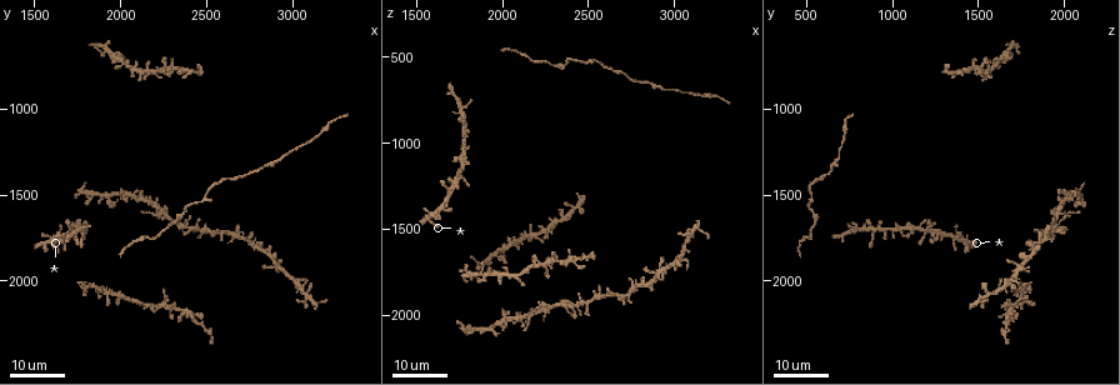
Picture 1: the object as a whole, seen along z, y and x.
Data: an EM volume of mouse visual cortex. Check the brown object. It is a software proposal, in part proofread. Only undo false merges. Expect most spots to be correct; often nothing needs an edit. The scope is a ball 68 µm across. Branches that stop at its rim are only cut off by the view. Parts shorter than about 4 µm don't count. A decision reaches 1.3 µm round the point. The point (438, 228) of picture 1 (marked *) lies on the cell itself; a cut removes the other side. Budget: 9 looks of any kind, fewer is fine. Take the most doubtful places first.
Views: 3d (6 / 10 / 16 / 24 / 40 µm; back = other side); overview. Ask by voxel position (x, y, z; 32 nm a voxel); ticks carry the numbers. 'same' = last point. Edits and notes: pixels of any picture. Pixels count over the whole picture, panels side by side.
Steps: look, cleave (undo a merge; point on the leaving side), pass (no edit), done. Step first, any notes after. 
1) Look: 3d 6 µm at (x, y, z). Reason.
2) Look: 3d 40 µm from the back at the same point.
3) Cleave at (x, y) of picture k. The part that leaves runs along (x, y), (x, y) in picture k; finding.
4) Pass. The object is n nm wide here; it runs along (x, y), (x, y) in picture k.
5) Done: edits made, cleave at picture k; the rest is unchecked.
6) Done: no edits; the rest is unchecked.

Look: 3d 16 µm at (2220, 1600, 1940).

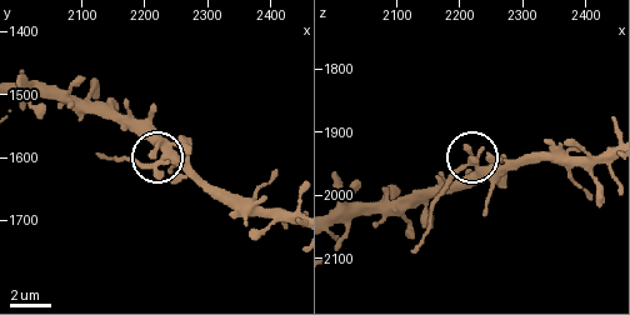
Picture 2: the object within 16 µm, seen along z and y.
Look: 3d 6 µm at the same point. Closer look.

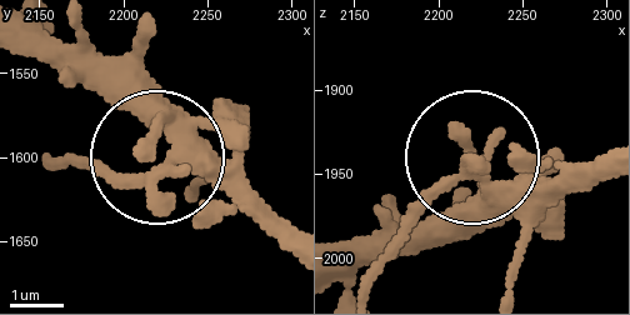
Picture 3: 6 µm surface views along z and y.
Cleave at (100, 168) of picture 3. The side arm is 6 µm long; a second cell is stuck on.

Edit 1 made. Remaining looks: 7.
Look: 3d 24 µm at (2260, 2120, 1720). Four or more arms meet.

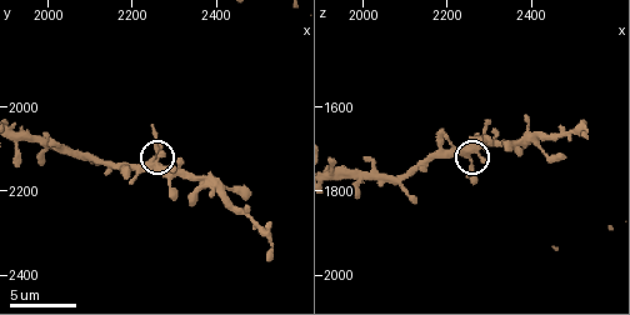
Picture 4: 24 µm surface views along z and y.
Look: 3d 6 µm at the same point.

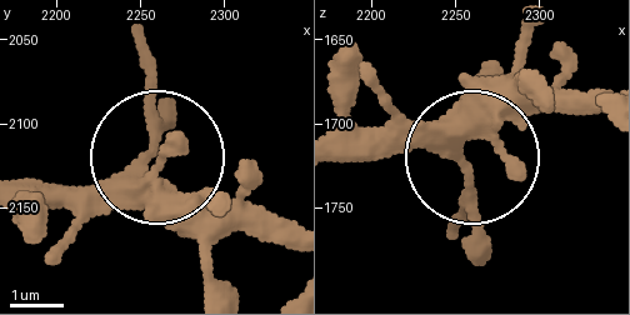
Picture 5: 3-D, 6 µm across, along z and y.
Pass. 5 arms meet here; continuous, no second cell.

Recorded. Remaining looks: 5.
Look: 3d 16 µm at (2480, 1500, 540). Side arm on a straight run.

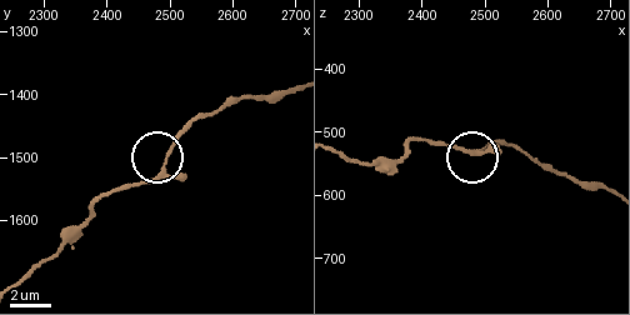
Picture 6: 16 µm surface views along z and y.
Look: 3d 10 µm at (2495, 1505, 530).

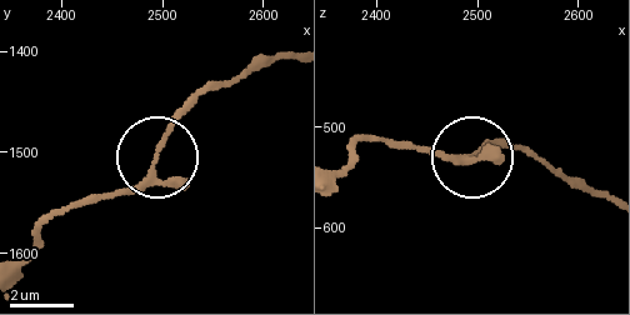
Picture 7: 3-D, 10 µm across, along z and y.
Pass. The object is 180 nm wide here; it runs along (336, 170), (368, 141), (456, 158), (526, 149) in picture 7; continuous, no second cell.

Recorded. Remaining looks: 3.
Look: 3d 24 µm at (1780, 1700, 820). Sudden change in width.

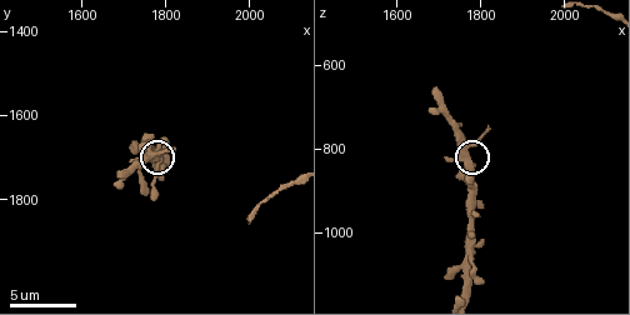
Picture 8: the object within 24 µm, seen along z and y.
Look: 3d 10 µm at the same point.

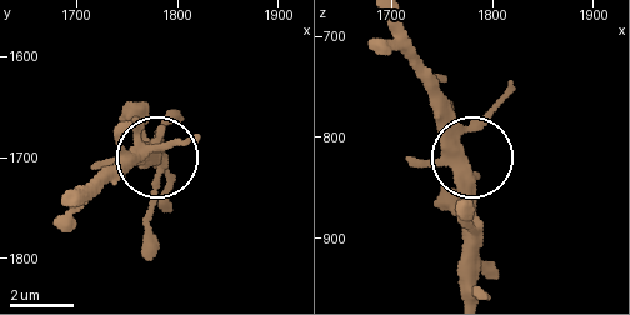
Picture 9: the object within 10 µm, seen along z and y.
Pass. It runs along (468, 293), (468, 163), (435, 78) in picture 9; continuous, no second cell.

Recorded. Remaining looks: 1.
Done: edits made, cleave at picture 3; the rest is unchecked.

